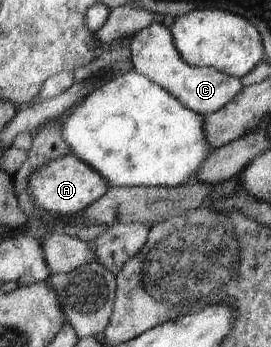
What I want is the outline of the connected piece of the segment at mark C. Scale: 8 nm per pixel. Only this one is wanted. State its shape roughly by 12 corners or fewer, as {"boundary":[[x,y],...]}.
{"boundary":[[157,19],[129,38],[134,72],[203,118],[245,87],[185,63]]}

